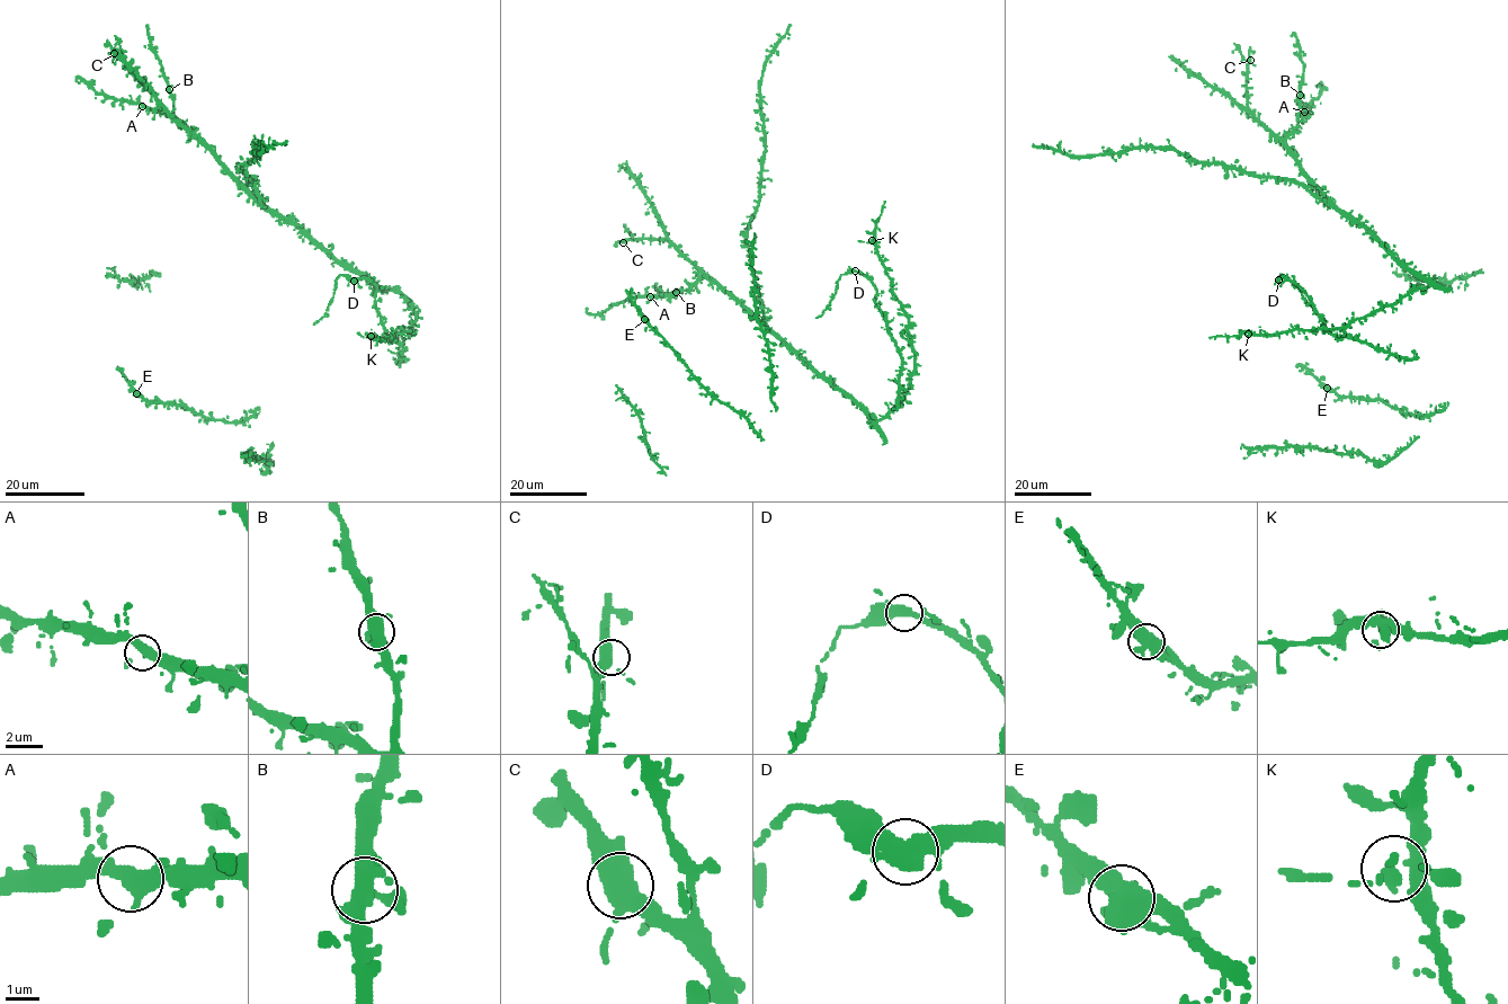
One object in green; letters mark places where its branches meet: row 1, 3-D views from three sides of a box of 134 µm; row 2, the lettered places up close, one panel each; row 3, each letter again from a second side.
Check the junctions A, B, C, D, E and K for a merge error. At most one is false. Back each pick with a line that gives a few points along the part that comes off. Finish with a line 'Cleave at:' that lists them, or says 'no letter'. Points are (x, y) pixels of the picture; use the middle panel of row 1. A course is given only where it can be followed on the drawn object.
D: Course of the part to remove: (854, 272), (841, 274), (833, 299), (822, 314), (815, 318)
Cleave at: D

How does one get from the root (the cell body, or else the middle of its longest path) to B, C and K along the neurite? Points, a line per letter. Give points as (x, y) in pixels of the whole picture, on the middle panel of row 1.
B: (910, 382), (904, 398), (874, 421), (714, 281), (698, 278), (688, 289), (676, 292)
C: (910, 382), (904, 398), (874, 421), (811, 370), (729, 292), (708, 280), (669, 240), (632, 239), (623, 242)
K: (910, 382), (913, 349), (908, 334), (909, 318), (893, 292), (893, 282), (872, 240)

